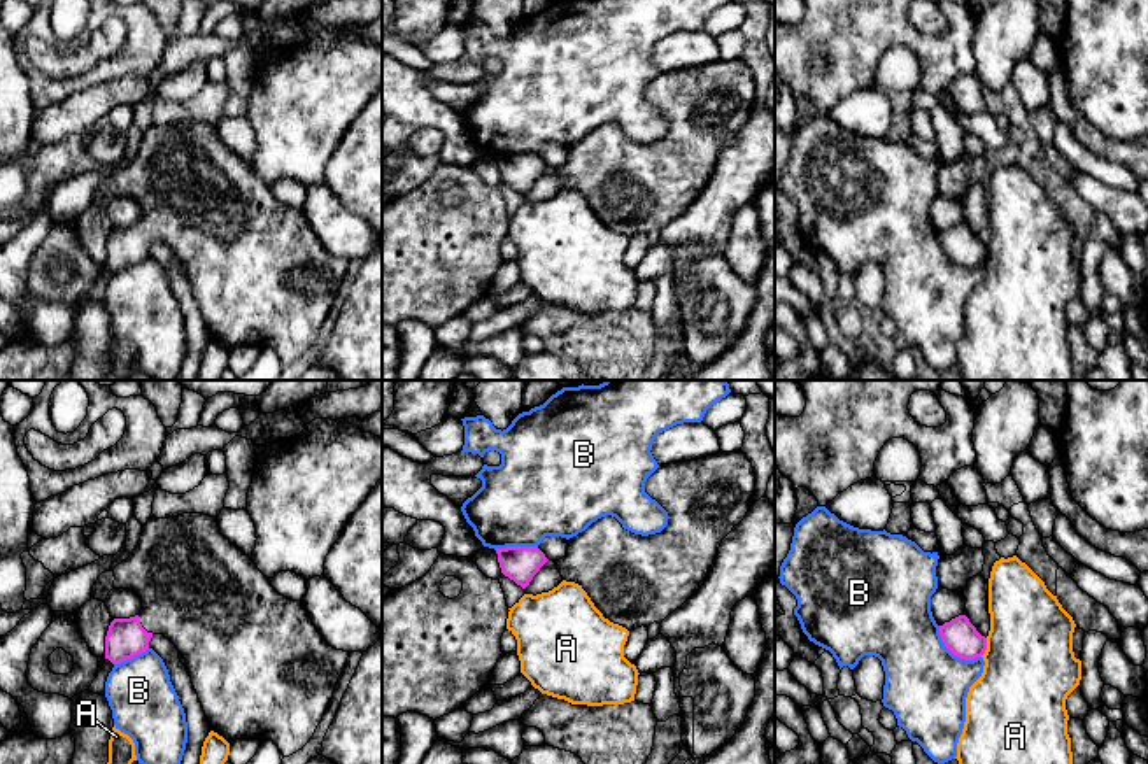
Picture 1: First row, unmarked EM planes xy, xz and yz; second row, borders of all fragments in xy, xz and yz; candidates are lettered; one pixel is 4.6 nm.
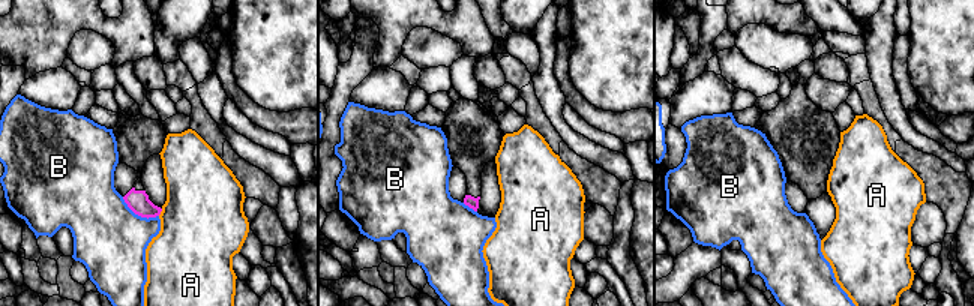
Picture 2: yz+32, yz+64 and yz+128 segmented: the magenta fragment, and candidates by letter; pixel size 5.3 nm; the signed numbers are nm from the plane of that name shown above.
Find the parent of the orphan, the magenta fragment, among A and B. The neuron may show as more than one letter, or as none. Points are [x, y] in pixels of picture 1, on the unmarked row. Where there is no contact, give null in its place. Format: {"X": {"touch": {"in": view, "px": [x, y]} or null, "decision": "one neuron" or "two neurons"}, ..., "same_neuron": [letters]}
{"A": {"touch": {"in": "yz", "px": [985, 254]}, "decision": "two neurons"}, "B": {"touch": {"in": "yz", "px": [954, 261]}, "decision": "two neurons"}, "same_neuron": []}

